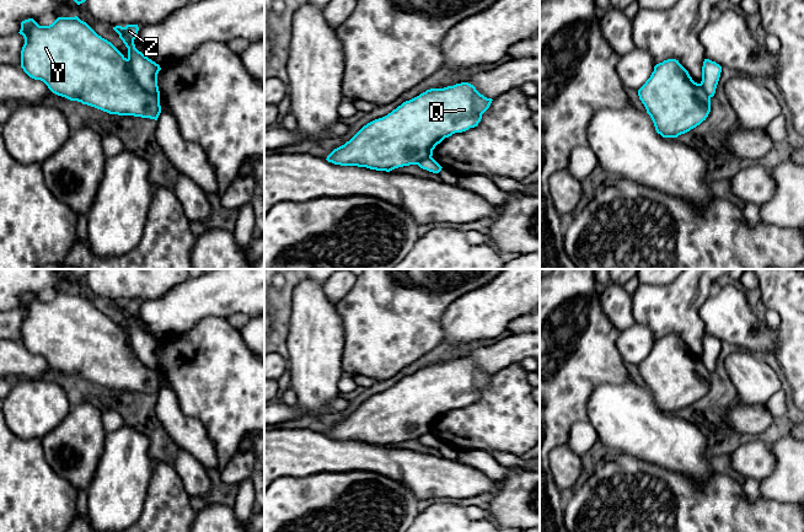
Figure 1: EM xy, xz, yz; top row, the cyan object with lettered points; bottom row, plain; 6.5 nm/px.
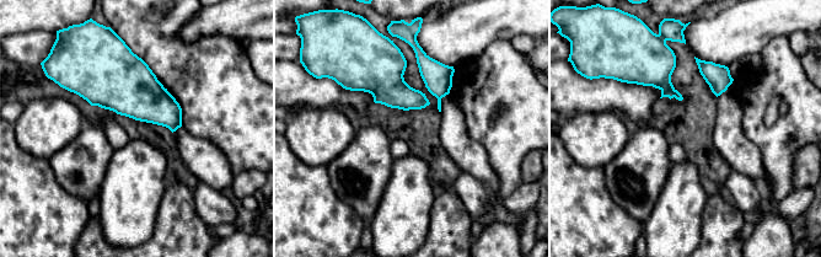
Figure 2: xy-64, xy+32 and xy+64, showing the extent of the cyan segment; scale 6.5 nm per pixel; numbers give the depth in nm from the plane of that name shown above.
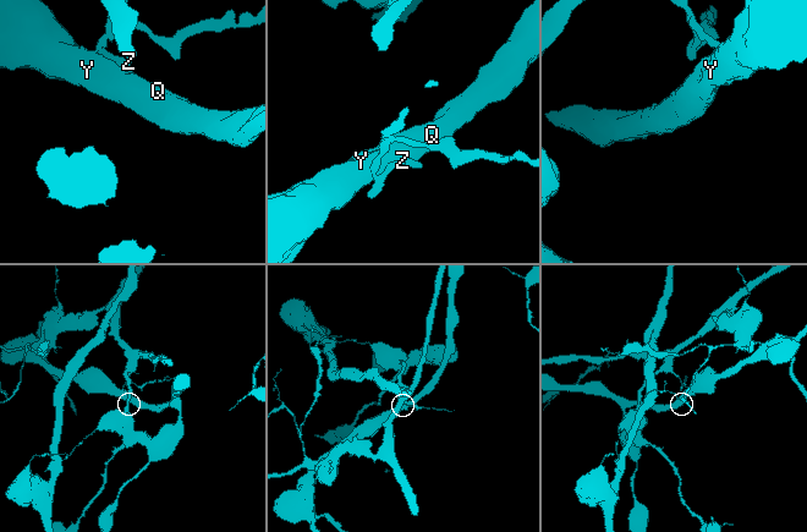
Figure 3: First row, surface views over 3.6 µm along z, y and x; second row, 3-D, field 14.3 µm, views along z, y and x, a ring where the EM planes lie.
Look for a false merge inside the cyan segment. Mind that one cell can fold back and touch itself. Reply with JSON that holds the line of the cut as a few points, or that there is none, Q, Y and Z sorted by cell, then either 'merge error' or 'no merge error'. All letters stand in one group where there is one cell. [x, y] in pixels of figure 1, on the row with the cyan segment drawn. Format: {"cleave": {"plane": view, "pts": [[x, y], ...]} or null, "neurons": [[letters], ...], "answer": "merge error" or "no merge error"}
{"cleave": {"plane": "xy", "pts": [[127, 59], [135, 80], [145, 90], [159, 97]]}, "neurons": [["Q", "Y"], ["Z"]], "answer": "merge error"}

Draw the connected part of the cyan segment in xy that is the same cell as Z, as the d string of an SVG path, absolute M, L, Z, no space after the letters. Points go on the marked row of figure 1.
M138 25L116 26L113 29L128 48L129 66L136 81L145 91L160 97L157 74L161 68L135 48L134 39L139 31Z

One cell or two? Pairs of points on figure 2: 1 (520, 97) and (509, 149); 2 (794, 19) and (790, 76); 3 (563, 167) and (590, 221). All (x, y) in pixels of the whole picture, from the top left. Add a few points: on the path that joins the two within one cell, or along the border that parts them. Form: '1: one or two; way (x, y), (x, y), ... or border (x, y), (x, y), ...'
1: one; way (520, 110), (520, 128), (511, 137)
2: two; border (788, 36), (773, 37), (762, 49)
3: one; way (563, 181), (563, 194), (577, 208)

